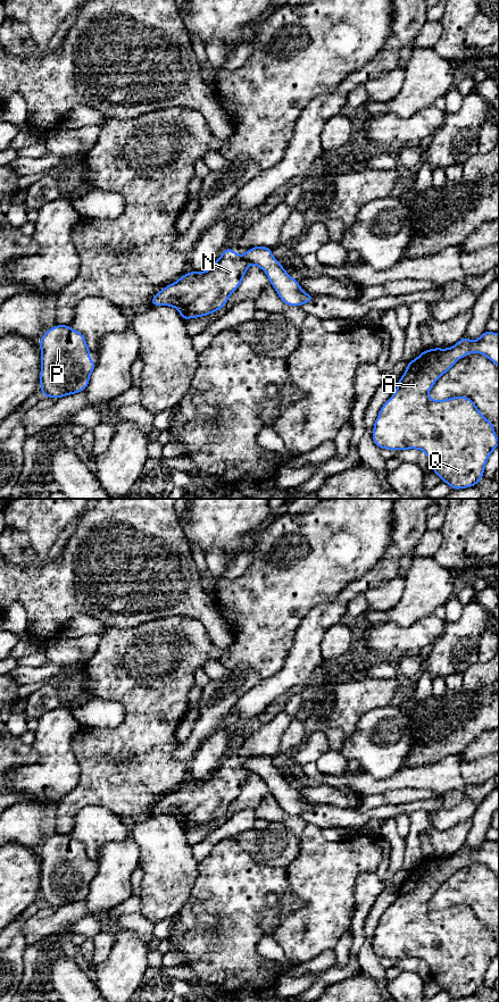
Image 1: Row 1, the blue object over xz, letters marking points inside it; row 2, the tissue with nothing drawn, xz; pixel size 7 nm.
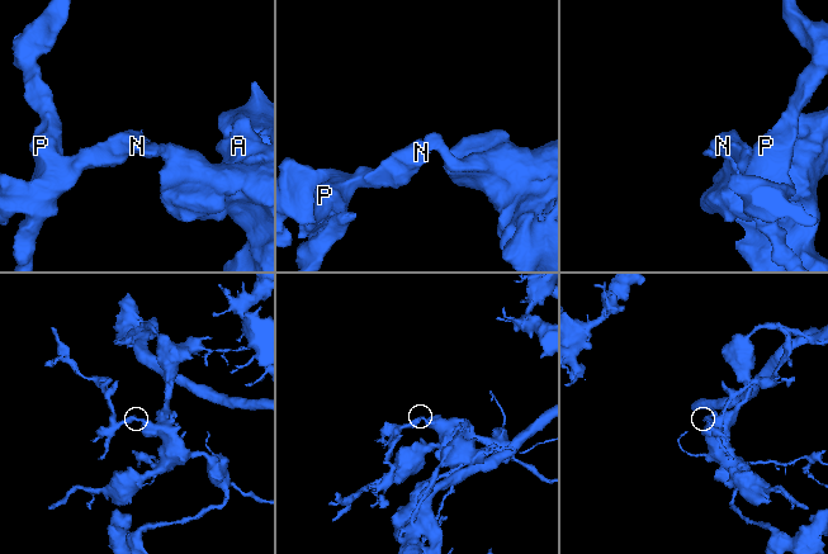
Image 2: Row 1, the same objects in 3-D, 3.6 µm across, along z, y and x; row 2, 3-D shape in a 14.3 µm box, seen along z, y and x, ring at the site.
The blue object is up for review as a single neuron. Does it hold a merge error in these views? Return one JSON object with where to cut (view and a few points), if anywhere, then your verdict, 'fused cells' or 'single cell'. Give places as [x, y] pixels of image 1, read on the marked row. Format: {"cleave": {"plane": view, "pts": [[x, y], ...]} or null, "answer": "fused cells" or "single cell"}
{"cleave": {"plane": "xz", "pts": [[243, 253], [243, 257], [251, 262]]}, "answer": "fused cells"}

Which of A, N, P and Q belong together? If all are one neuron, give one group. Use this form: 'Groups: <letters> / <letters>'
Groups: A Q / N P

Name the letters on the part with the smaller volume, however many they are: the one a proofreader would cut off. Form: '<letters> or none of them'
N, P

